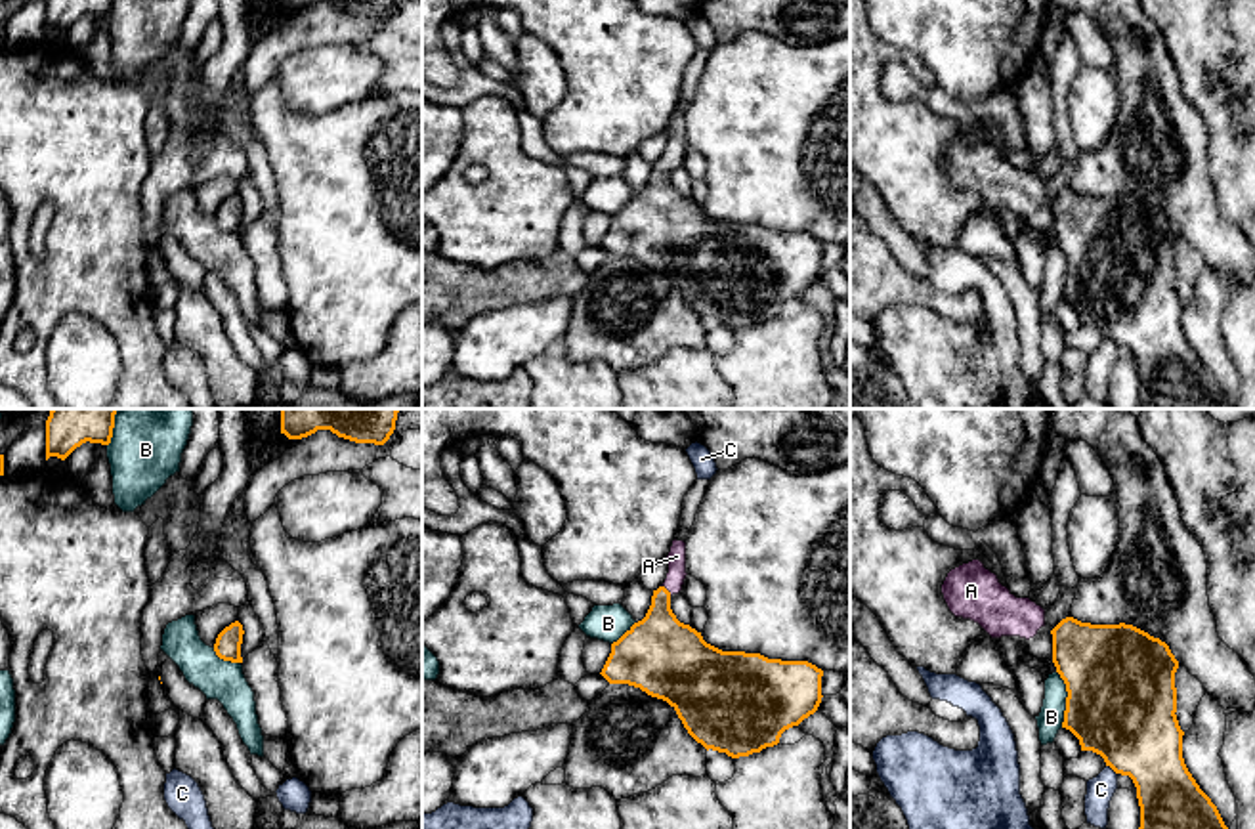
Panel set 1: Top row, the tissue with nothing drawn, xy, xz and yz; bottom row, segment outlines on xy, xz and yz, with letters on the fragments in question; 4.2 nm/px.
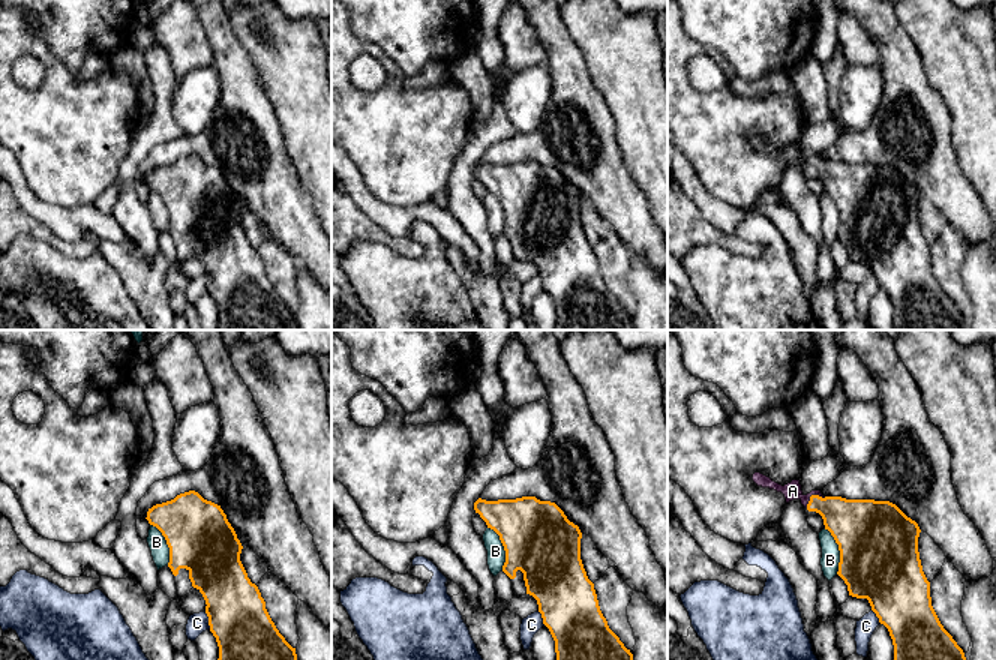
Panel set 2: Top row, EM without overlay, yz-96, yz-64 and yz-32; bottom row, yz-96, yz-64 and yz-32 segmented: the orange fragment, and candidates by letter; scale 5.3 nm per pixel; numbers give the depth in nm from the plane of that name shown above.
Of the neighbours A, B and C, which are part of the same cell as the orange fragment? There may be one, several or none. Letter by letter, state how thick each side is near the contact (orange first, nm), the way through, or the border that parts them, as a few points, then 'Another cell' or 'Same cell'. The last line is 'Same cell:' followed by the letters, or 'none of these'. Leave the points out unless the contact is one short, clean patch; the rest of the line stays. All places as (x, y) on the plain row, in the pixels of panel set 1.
A: Thickness 280 nm (orange) against 80 nm. Path across: xz (661, 222), (667, 163), (677, 146), (677, 128). Same cell
B: Thickness 460 nm (orange) against 110 nm. Another cell
C: Thickness 420 nm (orange) against 120 nm. Another cell
Same cell: A

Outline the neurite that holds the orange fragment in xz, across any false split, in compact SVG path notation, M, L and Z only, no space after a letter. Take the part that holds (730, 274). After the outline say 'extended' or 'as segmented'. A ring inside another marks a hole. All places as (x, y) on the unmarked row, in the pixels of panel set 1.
M674 111L667 132L667 151L653 162L646 189L611 216L611 225L600 246L609 256L628 256L667 273L688 306L707 323L739 330L777 317L785 302L798 298L818 283L823 269L823 243L808 233L722 223L707 216L701 204L680 195L670 181L670 168L682 162L688 147L686 115Z; extended

